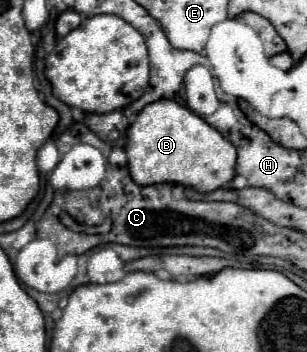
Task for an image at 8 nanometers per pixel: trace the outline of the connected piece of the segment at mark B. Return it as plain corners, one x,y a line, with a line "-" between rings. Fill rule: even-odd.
177,101
149,103
127,131
127,167
137,185
175,183
201,193
225,187
235,177
237,151
203,117
193,115

